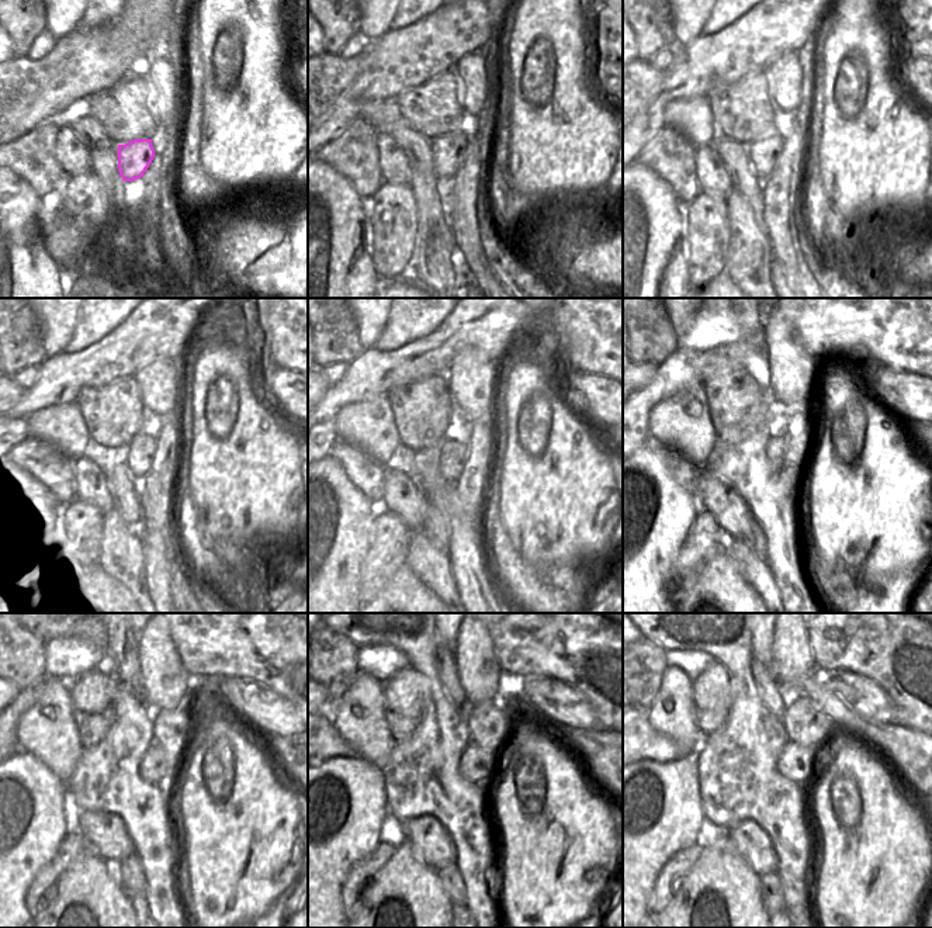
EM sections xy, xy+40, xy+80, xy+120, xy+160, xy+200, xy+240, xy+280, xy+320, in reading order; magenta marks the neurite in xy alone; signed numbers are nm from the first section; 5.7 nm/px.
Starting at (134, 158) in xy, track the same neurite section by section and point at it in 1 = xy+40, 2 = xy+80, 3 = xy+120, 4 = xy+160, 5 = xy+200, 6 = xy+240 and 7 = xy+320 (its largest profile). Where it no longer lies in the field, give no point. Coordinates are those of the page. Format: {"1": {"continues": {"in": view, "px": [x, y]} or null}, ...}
{"1": {"continues": {"in": "xy+40", "px": [449, 151]}}, "2": {"continues": {"in": "xy+80", "px": [762, 153]}}, "3": {"continues": {"in": "xy+120", "px": [142, 447]}}, "4": {"continues": {"in": "xy+160", "px": [456, 445]}}, "5": {"continues": {"in": "xy+200", "px": [776, 447]}}, "6": {"continues": {"in": "xy+240", "px": [155, 767]}}, "7": {"continues": {"in": "xy+320", "px": [796, 762]}}}

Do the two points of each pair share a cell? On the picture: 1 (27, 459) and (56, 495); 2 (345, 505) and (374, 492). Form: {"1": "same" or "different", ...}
{"1": "same", "2": "different"}

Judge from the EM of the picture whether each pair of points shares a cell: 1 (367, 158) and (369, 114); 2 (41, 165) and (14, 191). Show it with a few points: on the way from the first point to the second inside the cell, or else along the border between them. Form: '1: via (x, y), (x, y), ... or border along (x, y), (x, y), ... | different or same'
1: border along (360, 118), (370, 123), (378, 131) | different
2: border along (14, 172), (40, 197) | different

